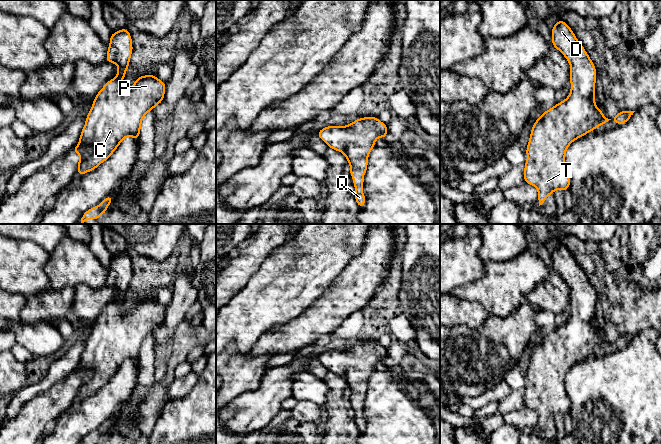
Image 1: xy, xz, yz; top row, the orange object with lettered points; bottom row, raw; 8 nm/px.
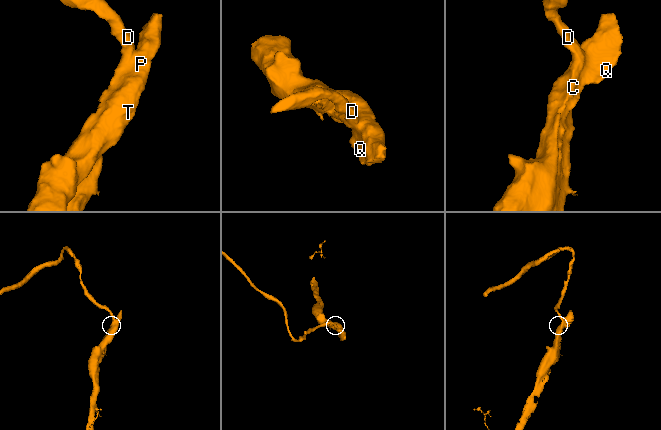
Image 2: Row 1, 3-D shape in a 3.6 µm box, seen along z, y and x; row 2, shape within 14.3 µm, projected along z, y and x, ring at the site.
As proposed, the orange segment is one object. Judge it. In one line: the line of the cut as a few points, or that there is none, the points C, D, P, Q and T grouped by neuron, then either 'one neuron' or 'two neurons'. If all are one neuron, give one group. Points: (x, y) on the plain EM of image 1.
cut none; groups C D P Q T; one neuron

